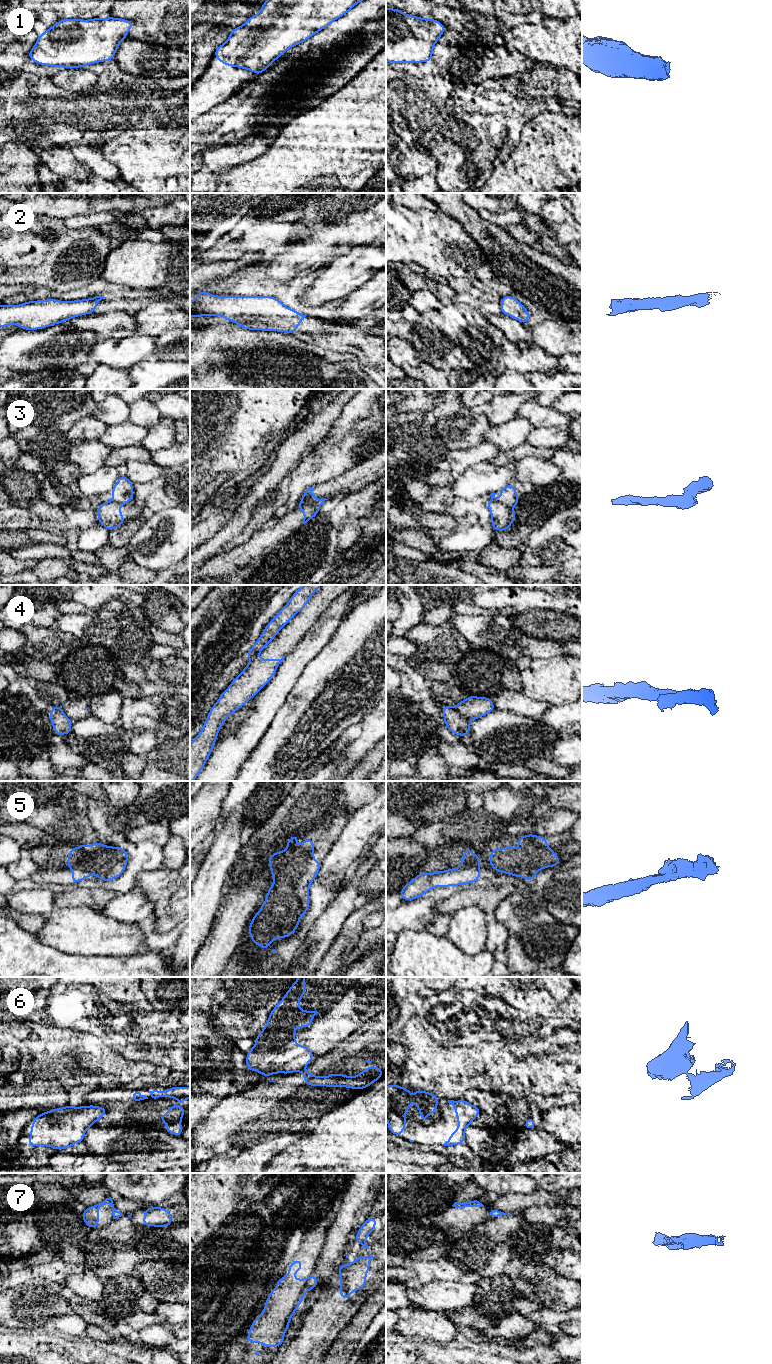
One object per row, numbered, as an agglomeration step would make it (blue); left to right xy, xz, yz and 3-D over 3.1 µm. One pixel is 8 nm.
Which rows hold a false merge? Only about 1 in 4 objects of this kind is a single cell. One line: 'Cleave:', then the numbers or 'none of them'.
Cleave: 3, 4, 5, 6, 7

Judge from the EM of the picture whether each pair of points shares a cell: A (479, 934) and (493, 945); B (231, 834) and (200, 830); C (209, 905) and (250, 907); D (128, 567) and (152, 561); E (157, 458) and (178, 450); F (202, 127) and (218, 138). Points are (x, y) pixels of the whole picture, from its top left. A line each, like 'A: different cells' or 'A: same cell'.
A: different cells
B: different cells
C: different cells
D: different cells
E: same cell
F: same cell

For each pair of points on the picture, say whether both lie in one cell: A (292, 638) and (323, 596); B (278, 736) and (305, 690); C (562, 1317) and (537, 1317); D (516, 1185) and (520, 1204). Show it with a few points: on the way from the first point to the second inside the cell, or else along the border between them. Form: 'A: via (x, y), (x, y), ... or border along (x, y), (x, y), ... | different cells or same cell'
A: via (296, 628), (316, 606) | same cell
B: via (289, 725), (305, 708), (305, 701) | same cell
C: via (556, 1317), (543, 1317) | same cell
D: border along (536, 1189), (530, 1193), (494, 1194) | different cells

